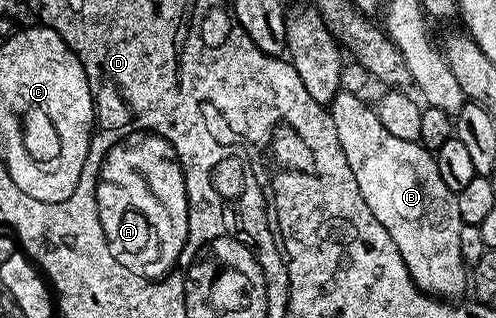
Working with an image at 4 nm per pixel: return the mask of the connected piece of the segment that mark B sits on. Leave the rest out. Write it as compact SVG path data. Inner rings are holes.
M339 91L331 102L330 111L336 131L336 146L342 150L344 162L350 166L352 180L358 182L358 190L360 196L366 198L368 212L374 214L374 218L386 226L386 234L394 238L394 246L398 246L398 254L402 254L402 262L406 262L410 278L430 296L463 297L460 295L464 287L470 284L470 272L462 258L460 242L460 231L464 224L458 214L456 193L446 186L446 182L442 182L435 155L415 140L394 138L394 134L382 126L375 107L352 92Z

